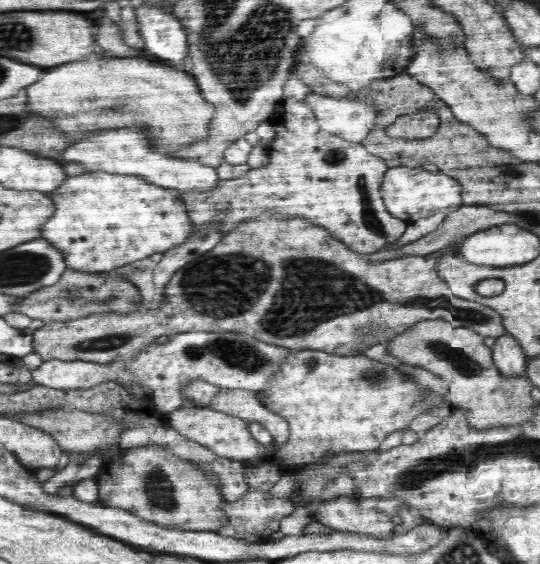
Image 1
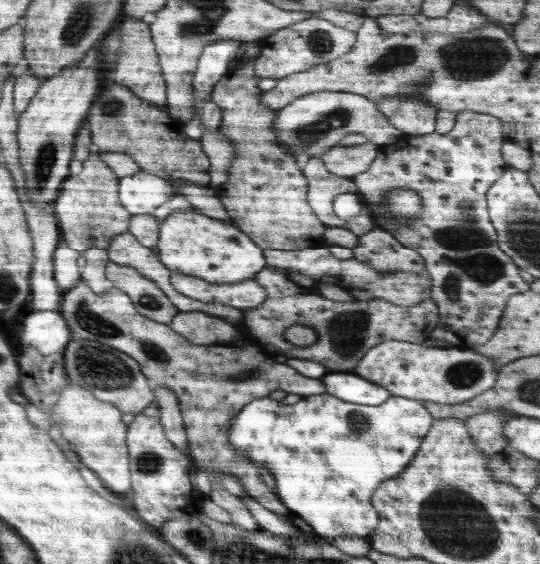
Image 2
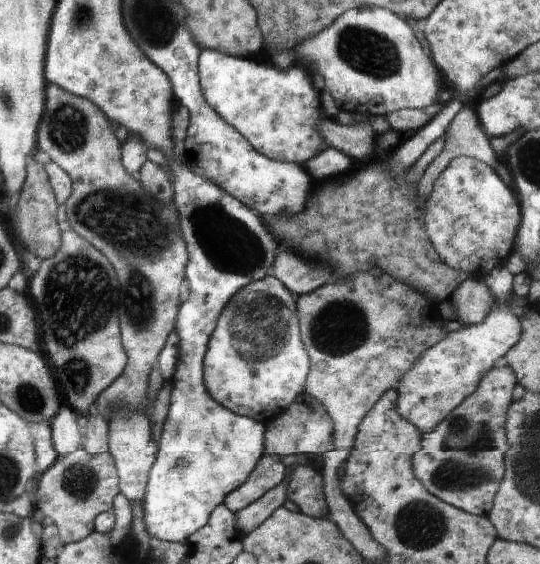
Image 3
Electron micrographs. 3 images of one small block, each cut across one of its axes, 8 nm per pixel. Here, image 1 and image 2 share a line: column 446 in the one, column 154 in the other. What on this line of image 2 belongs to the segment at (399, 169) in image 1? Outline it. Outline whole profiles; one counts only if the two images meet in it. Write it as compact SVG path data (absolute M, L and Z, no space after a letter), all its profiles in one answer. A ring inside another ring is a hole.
M140 171L119 180L119 199L121 205L131 215L153 214L153 212L173 197L177 189L163 178Z

